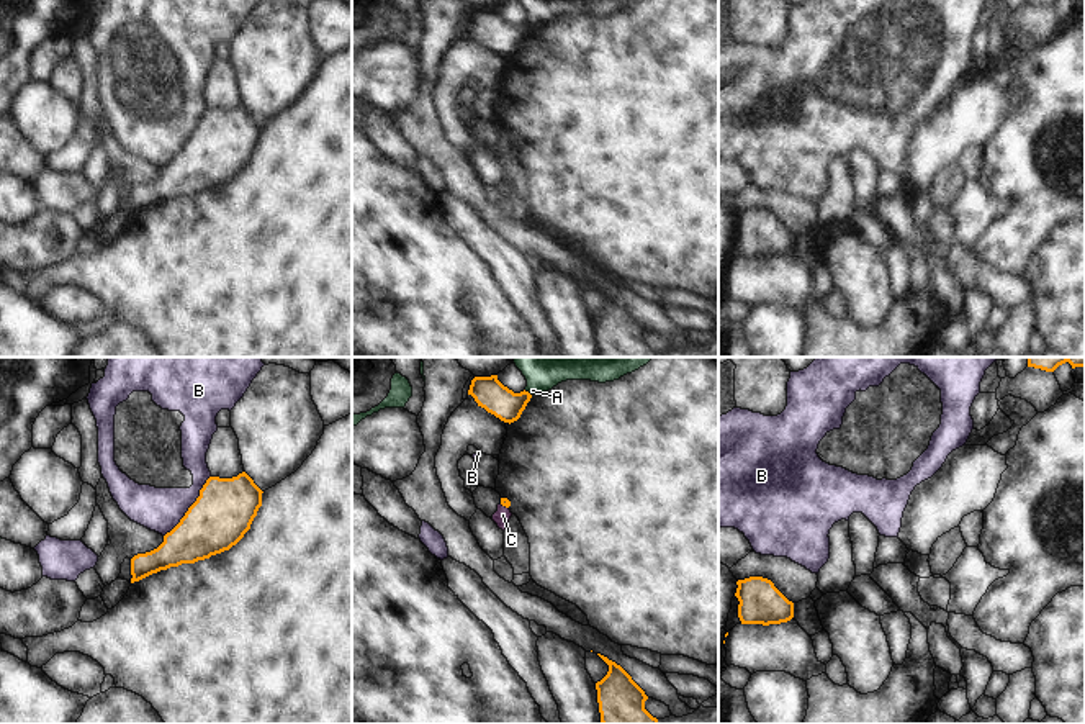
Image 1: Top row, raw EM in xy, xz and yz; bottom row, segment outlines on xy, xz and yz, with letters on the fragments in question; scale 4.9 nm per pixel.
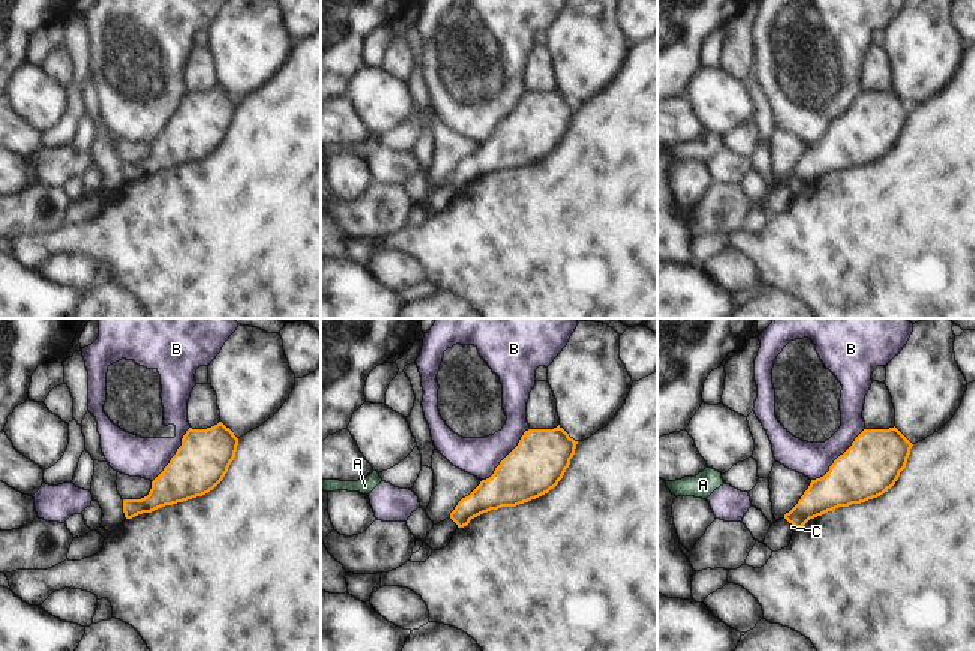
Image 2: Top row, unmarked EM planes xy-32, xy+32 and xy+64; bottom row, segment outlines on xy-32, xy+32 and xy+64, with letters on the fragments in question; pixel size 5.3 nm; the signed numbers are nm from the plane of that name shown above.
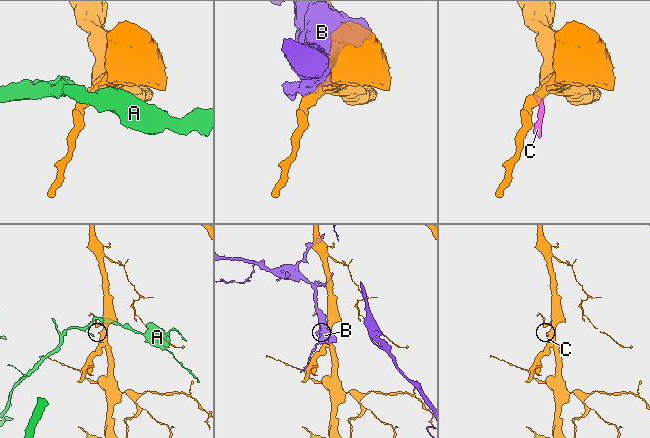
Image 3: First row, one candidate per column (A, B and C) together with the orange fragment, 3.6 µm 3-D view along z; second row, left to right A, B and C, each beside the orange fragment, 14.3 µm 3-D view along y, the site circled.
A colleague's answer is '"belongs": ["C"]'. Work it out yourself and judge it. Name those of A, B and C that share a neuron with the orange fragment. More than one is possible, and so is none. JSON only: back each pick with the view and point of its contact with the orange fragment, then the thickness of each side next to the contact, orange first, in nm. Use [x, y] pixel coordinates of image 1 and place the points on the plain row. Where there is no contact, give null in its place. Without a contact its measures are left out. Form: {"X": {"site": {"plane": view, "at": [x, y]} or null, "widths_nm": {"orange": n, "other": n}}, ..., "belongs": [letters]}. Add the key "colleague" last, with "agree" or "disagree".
{"C": {"site": {"plane": "xz", "at": [504, 138]}, "widths_nm": {"orange": 50, "other": 80}}, "belongs": ["C"], "colleague": "agree"}

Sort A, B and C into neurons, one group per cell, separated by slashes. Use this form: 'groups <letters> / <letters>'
groups A / B / C

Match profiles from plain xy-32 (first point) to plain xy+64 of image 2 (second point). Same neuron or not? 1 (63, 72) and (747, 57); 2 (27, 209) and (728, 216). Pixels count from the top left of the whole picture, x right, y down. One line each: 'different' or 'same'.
1: same
2: same

